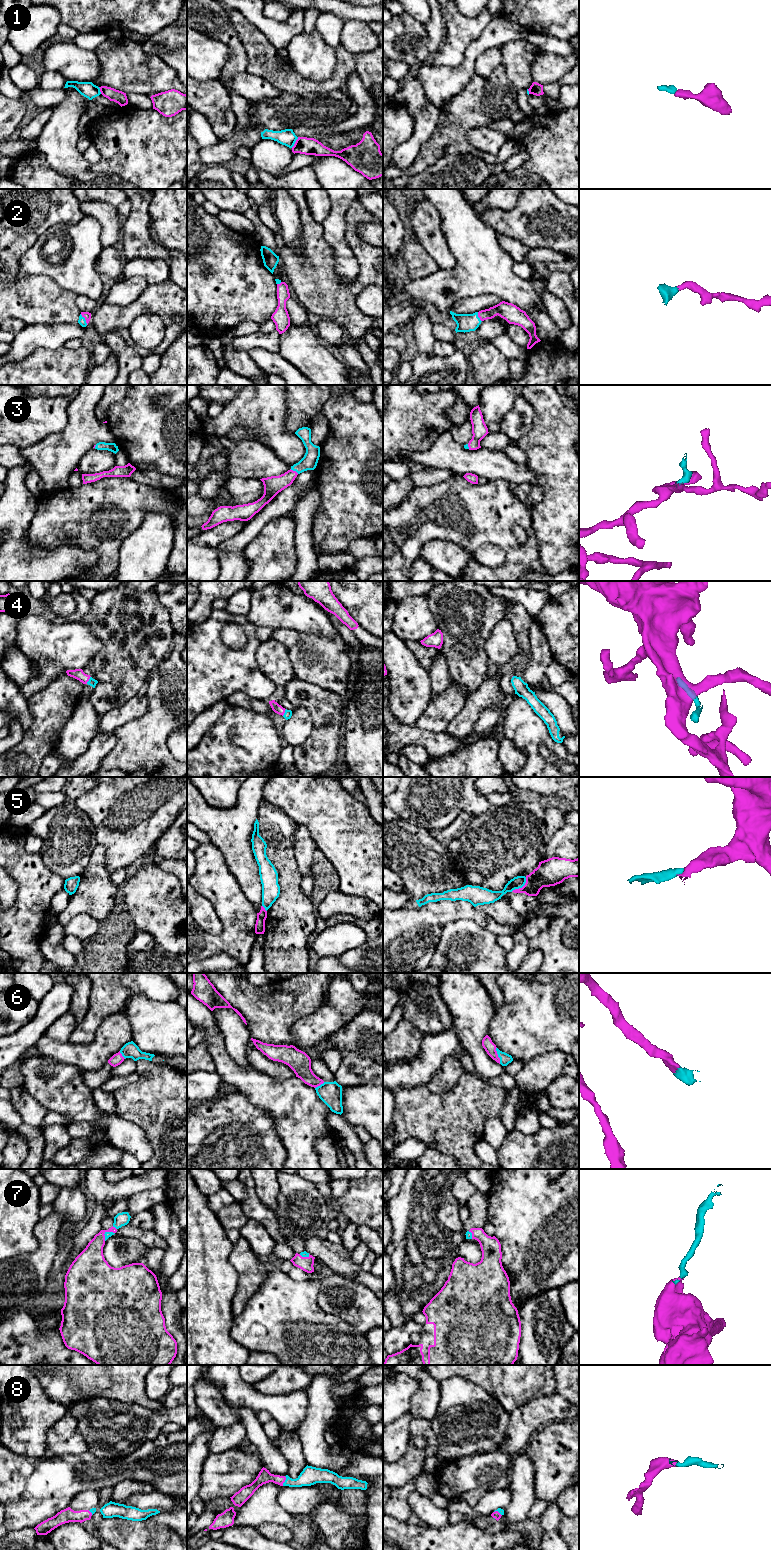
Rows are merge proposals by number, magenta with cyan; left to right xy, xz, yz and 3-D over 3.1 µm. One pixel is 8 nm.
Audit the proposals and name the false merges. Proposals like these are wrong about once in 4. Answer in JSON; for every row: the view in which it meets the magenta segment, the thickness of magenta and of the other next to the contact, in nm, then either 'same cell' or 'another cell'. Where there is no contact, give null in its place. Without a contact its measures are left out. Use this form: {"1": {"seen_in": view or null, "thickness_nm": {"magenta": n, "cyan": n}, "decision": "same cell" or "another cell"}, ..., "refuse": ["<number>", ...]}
{"1": {"seen_in": "xz", "thickness_nm": {"magenta": 140, "cyan": 140}, "decision": "same cell"}, "2": {"seen_in": "xy", "thickness_nm": {"magenta": 60, "cyan": 60}, "decision": "same cell"}, "3": {"seen_in": "xz", "thickness_nm": {"magenta": 150, "cyan": 130}, "decision": "same cell"}, "4": {"seen_in": "xy", "thickness_nm": {"magenta": 90, "cyan": 70}, "decision": "same cell"}, "5": {"seen_in": "yz", "thickness_nm": {"magenta": 220, "cyan": 100}, "decision": "another cell"}, "6": {"seen_in": "yz", "thickness_nm": {"magenta": 90, "cyan": 90}, "decision": "same cell"}, "7": {"seen_in": "xy", "thickness_nm": {"magenta": 190, "cyan": 50}, "decision": "same cell"}, "8": {"seen_in": "xz", "thickness_nm": {"magenta": 110, "cyan": 150}, "decision": "same cell"}, "refuse": ["5"]}

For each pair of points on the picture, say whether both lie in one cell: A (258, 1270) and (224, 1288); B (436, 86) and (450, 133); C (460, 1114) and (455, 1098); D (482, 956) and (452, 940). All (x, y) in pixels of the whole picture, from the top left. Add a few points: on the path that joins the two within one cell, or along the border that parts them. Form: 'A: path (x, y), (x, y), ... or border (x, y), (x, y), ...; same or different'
A: border (228, 1259), (237, 1273), (238, 1290), (231, 1304); different
B: border (459, 92), (440, 109); different
C: path (460, 1110), (459, 1102); same
D: path (475, 956), (471, 956), (459, 944); same

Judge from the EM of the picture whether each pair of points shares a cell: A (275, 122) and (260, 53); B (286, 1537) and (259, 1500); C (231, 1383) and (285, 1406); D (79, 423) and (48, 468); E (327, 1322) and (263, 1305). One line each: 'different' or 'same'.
A: different
B: different
C: same
D: same
E: same

